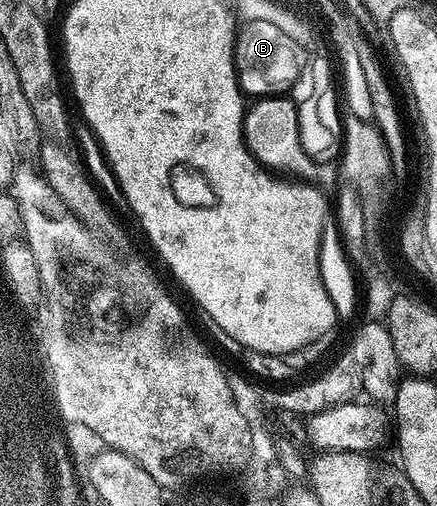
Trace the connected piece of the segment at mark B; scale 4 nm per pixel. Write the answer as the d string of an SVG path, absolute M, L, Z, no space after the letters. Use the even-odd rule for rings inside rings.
M251 20L243 23L237 29L234 42L234 66L238 69L238 87L243 93L255 92L255 97L276 96L291 91L291 85L297 80L308 61L307 55L302 55L303 45L294 41L277 26L264 20Z

